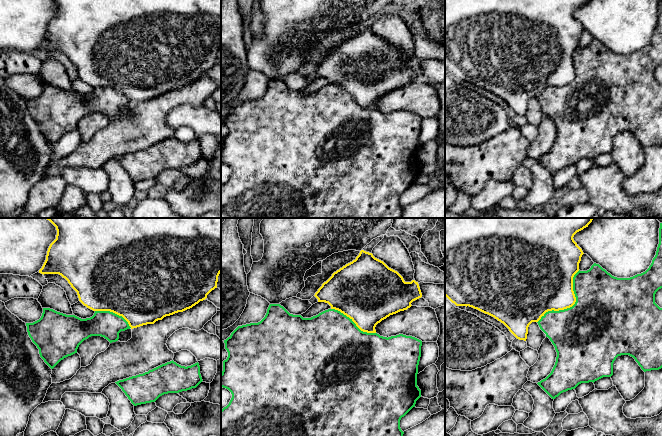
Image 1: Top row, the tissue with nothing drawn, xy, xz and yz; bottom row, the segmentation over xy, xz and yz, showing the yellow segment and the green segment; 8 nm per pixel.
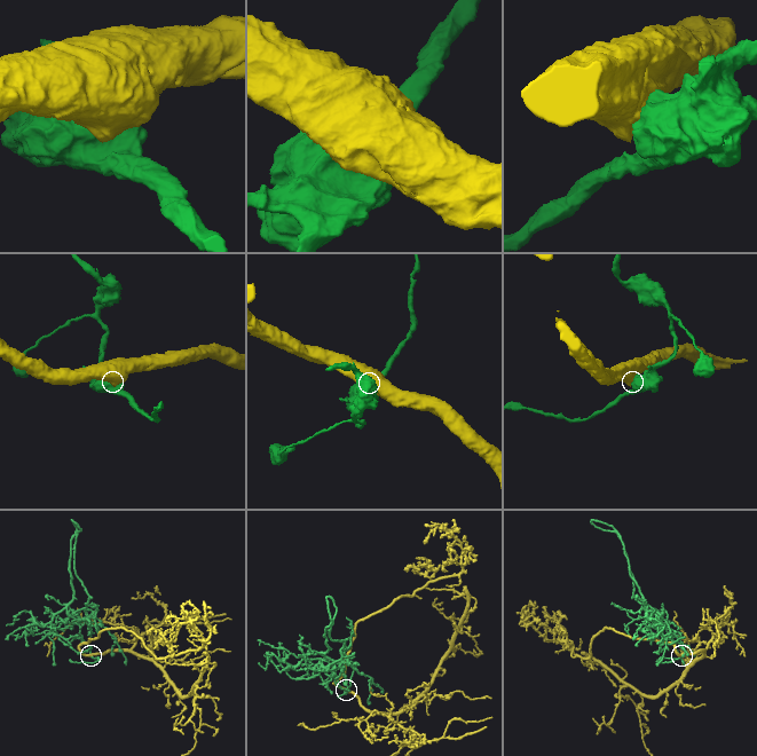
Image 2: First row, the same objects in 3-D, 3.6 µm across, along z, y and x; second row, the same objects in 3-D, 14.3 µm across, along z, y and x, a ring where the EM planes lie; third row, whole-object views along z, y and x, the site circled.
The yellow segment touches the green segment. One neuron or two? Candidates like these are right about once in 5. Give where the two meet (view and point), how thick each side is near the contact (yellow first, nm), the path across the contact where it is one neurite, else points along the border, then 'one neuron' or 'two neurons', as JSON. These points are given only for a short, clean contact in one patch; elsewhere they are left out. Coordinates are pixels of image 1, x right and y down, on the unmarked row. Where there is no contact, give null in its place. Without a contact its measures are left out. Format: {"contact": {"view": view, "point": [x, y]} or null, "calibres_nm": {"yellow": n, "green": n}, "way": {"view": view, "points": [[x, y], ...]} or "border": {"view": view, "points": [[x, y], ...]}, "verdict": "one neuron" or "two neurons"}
{"contact": {"view": "yz", "point": [571, 82]}, "calibres_nm": {"yellow": 400, "green": 500}, "verdict": "two neurons"}

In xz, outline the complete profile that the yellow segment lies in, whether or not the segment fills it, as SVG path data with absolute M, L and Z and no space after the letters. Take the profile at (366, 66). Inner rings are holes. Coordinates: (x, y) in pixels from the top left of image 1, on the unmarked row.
M361 26L355 36L346 40L322 60L314 71L318 78L325 78L349 93L363 108L376 109L375 103L382 96L407 86L411 79L422 73L418 58L405 58L395 46L372 29Z

